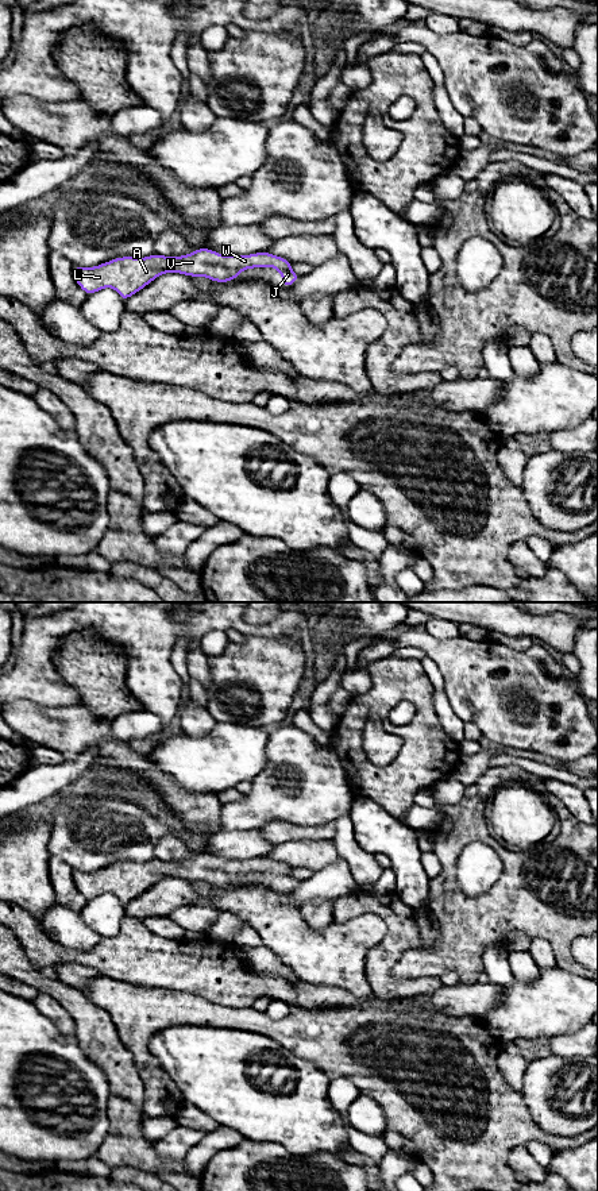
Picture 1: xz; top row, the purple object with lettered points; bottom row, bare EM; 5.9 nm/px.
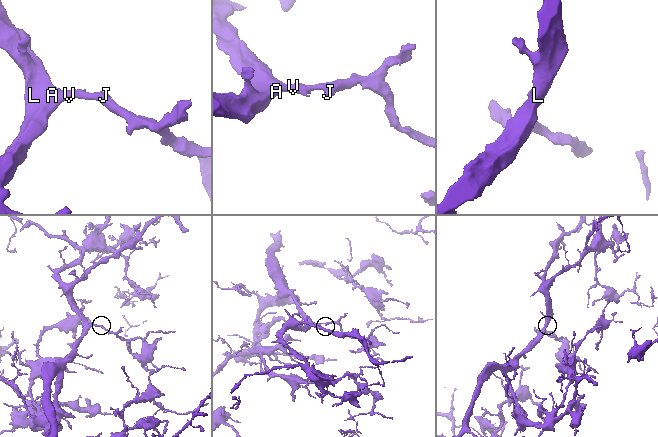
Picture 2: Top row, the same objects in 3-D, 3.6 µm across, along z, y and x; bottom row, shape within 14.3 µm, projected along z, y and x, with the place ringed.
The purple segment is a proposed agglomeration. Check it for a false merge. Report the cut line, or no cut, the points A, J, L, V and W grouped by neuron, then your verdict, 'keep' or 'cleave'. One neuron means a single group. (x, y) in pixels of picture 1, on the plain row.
no cut; A J L V W; keep

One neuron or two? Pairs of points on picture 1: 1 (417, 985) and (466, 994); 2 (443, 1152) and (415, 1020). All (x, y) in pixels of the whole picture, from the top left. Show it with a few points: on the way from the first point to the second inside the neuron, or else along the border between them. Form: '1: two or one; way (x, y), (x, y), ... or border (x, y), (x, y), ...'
1: two; border (442, 985), (433, 991), (419, 994), (409, 999)
2: one; way (443, 1120), (435, 1112), (431, 1075), (415, 1052)

